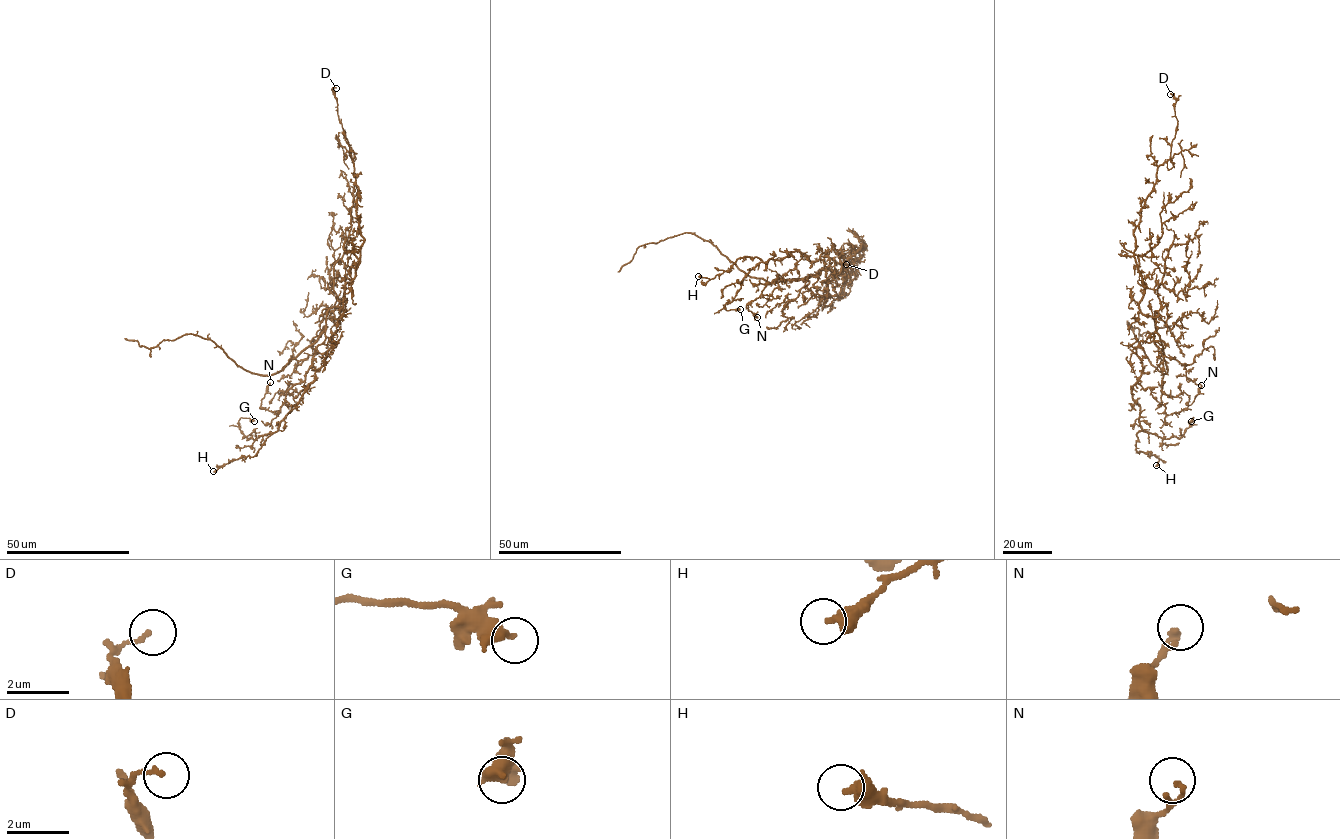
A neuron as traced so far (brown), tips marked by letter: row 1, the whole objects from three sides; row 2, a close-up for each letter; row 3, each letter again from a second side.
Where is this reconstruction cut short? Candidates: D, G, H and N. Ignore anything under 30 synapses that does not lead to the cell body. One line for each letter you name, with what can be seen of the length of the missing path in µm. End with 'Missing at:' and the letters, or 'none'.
Missing at: none

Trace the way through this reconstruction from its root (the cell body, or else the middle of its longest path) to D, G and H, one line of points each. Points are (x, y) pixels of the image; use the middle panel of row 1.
D: (825, 269), (838, 273), (841, 252), (853, 256), (863, 242), (855, 271), (845, 274), (846, 264)
G: (825, 269), (819, 270), (824, 253), (809, 261), (793, 251), (783, 259), (760, 262), (724, 306), (740, 309)
H: (825, 269), (819, 270), (825, 253), (809, 261), (797, 251), (766, 262), (740, 257), (712, 278), (698, 276)

